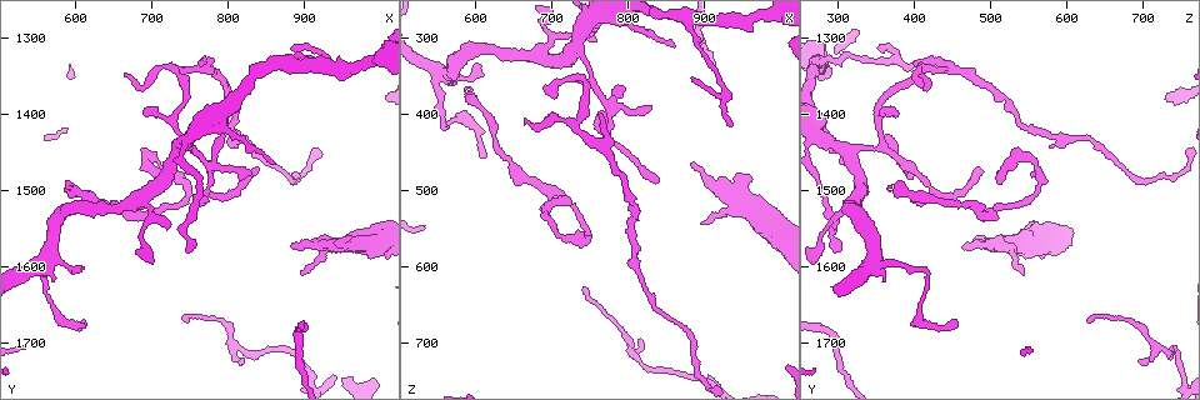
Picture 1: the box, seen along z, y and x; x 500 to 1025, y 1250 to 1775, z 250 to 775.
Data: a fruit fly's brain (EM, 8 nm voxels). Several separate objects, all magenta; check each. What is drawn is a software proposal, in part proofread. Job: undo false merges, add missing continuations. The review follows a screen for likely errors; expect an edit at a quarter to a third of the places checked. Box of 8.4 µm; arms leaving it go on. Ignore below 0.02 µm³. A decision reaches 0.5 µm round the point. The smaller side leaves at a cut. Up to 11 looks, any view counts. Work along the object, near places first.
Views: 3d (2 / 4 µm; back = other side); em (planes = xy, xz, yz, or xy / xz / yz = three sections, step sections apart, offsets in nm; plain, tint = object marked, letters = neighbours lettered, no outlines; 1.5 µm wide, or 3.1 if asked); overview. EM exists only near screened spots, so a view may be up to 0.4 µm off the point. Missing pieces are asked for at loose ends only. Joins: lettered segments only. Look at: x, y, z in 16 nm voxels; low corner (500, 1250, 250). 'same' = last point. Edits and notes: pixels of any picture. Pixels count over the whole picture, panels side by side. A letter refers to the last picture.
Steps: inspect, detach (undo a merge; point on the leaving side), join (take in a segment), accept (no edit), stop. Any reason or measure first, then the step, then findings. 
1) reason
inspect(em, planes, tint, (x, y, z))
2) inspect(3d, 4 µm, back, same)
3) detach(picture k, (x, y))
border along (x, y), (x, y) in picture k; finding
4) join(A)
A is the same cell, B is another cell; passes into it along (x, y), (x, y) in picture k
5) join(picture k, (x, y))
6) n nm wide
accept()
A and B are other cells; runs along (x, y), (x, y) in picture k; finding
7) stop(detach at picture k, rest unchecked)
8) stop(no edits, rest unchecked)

tapers out
inspect(em, planes, letters, (740, 1670, 630))

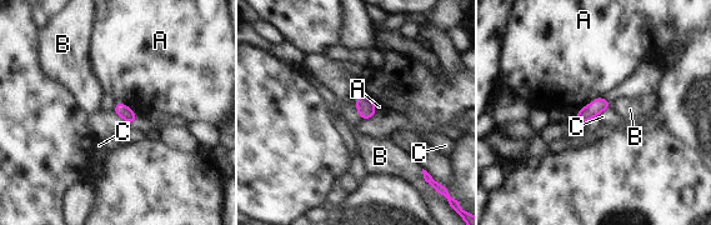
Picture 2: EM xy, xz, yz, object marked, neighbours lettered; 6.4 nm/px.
accept()
A, B and C are other cells; border along (601, 95), (575, 111) in picture 2; no lettered segment goes on from it

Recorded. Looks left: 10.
branch stops here
inspect(3d, 2 µm, (600, 1605, 335))

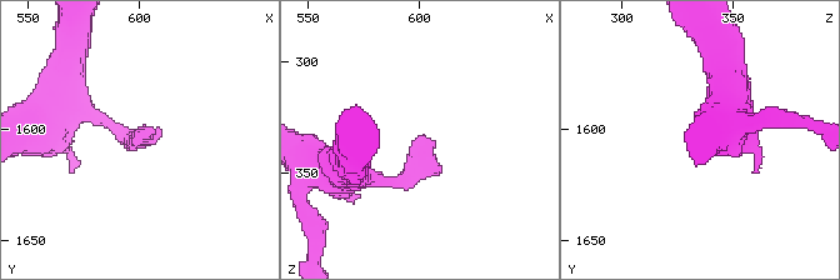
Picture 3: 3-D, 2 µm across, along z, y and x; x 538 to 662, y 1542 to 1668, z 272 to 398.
inspect(em, xy, step 8, letters, (600, 1606, 332))

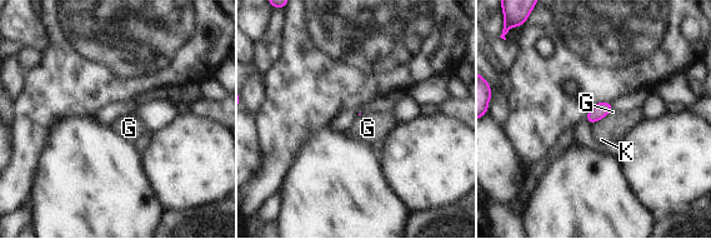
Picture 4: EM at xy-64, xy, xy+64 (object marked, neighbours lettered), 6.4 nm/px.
inspect(em, planes, letters, same)

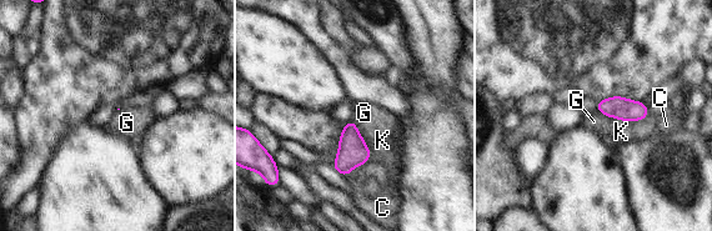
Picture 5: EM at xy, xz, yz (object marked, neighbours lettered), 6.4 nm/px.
K touches over 280 nm
accept()
C, G and K are other cells; none of them fits

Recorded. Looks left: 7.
branch stops here
inspect(3d, 4 µm, (580, 1495, 370))

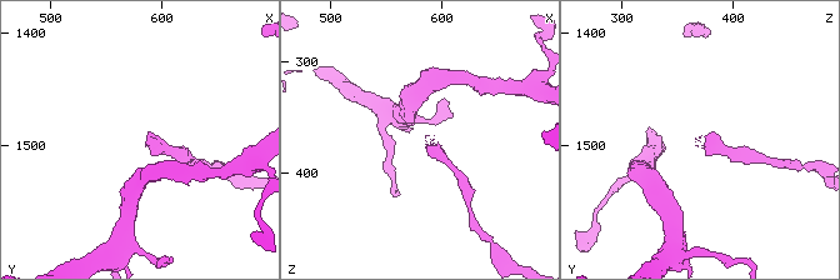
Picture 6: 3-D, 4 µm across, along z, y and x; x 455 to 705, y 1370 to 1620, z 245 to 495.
need the tissue
inspect(em, xy, step 8, tint, (586, 1498, 368))

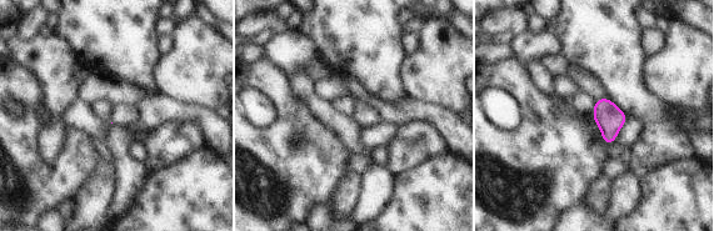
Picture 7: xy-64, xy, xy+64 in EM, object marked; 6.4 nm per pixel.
cut it another way
inspect(em, planes, letters, same)

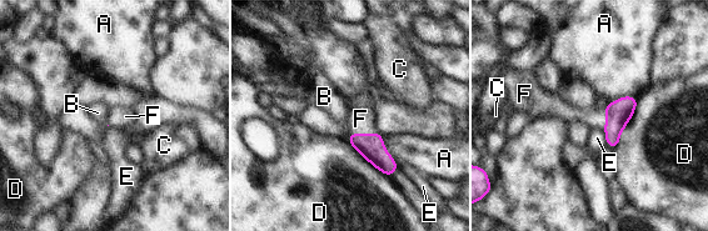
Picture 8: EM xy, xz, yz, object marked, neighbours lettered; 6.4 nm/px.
join(F)
F is the same cell, A, B, C, D and E are other cells; passes into it along (370, 145), (363, 134), (360, 119) in picture 8; it goes on there

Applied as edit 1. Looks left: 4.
stop(join at picture 8, rest unchecked)

